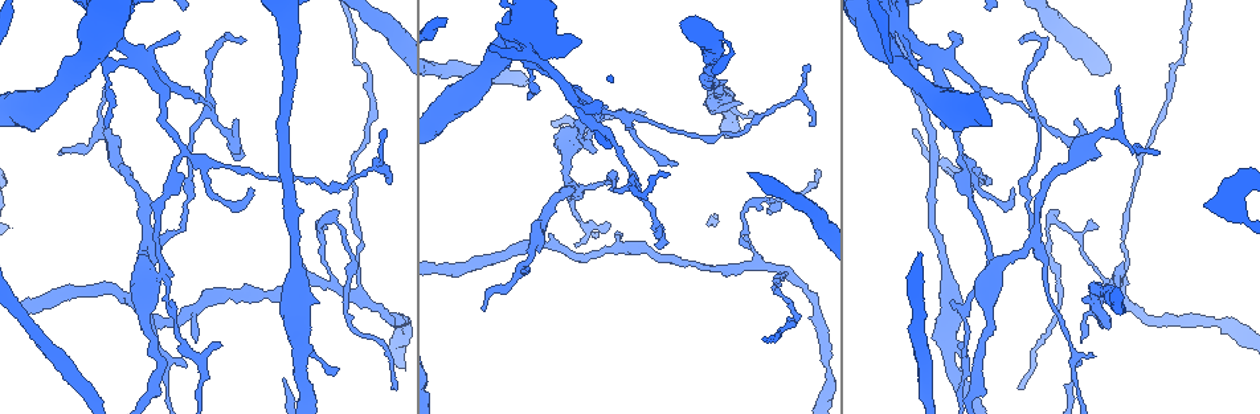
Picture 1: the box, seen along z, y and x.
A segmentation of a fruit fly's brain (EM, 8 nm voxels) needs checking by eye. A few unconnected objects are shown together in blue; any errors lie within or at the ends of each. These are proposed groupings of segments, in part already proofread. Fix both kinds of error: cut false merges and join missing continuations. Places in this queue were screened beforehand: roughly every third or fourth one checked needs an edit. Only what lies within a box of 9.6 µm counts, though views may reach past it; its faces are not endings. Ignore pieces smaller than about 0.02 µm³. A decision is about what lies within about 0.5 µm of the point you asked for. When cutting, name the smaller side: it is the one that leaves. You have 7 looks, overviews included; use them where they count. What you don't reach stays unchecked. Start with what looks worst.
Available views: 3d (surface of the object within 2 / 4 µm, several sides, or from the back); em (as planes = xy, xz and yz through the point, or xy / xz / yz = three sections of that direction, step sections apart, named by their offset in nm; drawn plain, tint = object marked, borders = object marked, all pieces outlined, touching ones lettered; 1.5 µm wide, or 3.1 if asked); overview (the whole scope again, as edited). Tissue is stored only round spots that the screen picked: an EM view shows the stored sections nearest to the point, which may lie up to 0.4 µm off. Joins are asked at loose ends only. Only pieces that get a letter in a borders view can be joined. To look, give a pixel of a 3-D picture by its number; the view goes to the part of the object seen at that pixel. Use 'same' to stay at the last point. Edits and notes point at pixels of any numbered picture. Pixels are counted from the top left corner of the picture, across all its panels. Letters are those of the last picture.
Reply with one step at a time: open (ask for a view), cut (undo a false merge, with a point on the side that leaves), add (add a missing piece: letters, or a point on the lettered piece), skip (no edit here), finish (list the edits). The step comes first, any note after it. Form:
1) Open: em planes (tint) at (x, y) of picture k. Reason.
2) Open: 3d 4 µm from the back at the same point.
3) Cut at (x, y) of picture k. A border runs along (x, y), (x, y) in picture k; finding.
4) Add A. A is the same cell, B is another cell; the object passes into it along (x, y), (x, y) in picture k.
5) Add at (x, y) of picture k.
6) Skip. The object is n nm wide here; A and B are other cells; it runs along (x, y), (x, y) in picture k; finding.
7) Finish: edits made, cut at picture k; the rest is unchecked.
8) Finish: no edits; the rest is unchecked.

Open: em yz step 4 (tint) at (208, 115) of picture 1. Four arms meet.

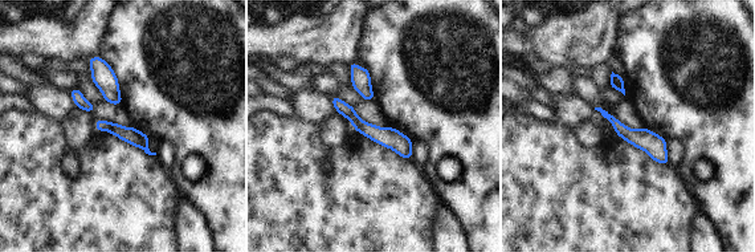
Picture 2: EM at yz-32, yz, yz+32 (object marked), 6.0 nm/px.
Open: em planes (borders) at the same point. Another direction.

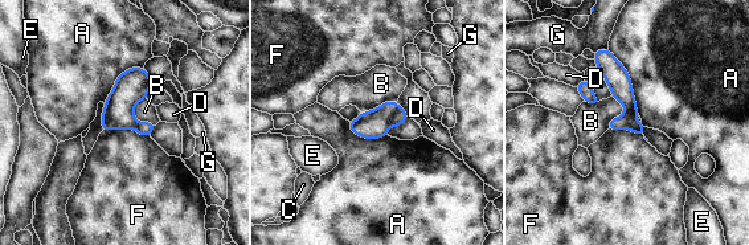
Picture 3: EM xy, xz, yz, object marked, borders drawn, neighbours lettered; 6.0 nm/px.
Cut at (400, 115) of picture 3. A, B, C, D, E, F and G are other cells; a border runs along (397, 105), (389, 127) in picture 3; two neurons meet here.

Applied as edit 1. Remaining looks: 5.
Open: 3d 2 µm at (528, 267) of picture 1. Tapers out.

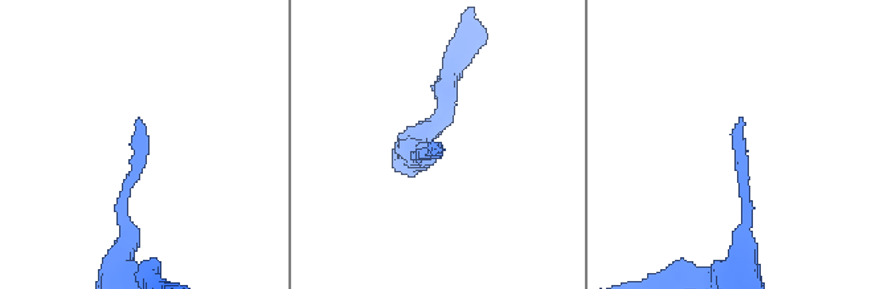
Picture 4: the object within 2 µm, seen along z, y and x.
Open: em planes (borders) at (441, 149) of picture 4. Now the EM.

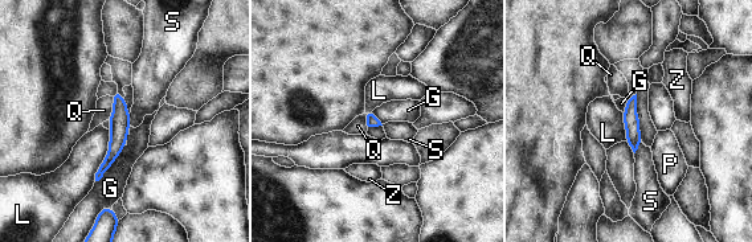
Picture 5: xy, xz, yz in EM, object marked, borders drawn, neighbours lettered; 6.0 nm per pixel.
Skip. G, L, P, Q, S and Z are other cells; a border runs along (125, 146), (114, 163), (95, 181) in picture 5; no lettered piece goes on from it.

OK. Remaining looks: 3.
Finish: edits made, cut at picture 3; the rest is unchecked.

